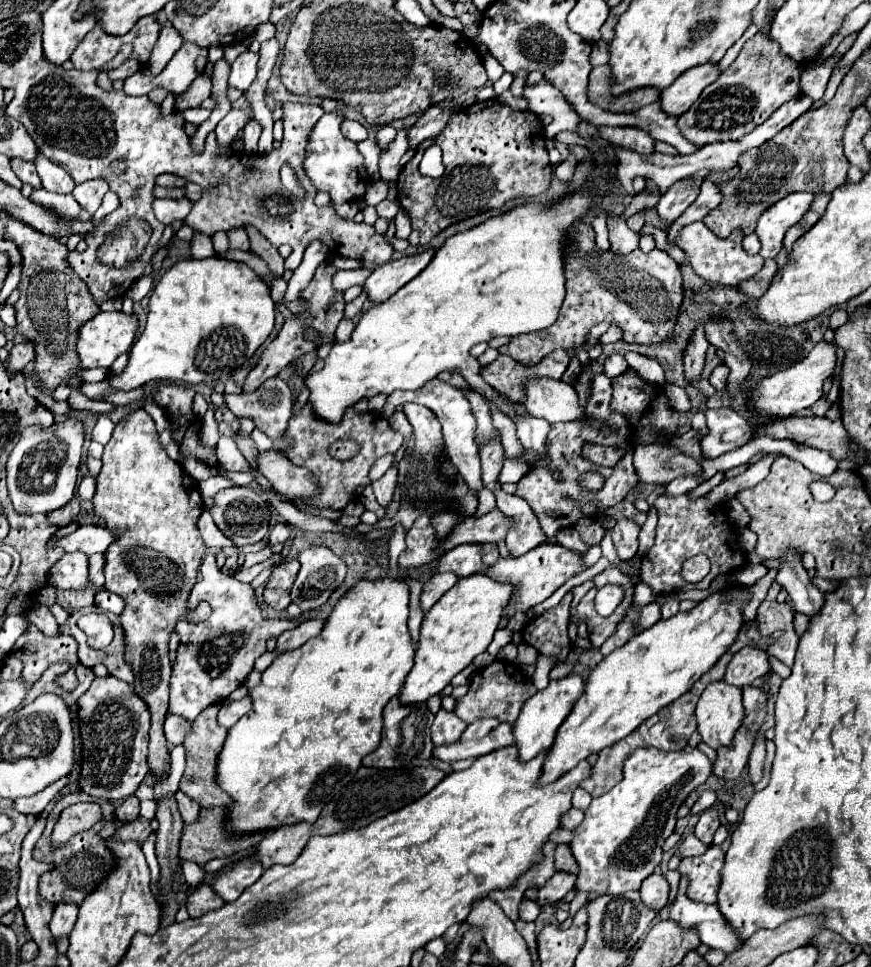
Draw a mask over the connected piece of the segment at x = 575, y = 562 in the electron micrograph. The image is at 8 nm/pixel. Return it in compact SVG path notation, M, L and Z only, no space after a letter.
M542 543L542 545L534 547L532 551L528 551L522 557L498 559L498 563L494 563L490 567L488 575L494 577L496 581L508 581L514 587L520 587L520 597L518 597L518 603L516 603L516 611L526 613L530 607L542 603L544 599L548 599L568 579L582 573L584 571L584 561L582 559L584 559L582 553L566 549L560 543Z

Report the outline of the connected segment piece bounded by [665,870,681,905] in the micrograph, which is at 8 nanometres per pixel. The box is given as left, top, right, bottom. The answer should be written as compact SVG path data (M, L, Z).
M670 870L665 874L665 877L670 884L670 893L667 905L671 905L676 899L681 875L678 870Z

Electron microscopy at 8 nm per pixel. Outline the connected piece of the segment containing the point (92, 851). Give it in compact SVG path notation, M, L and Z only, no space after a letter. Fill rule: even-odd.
M80 791L80 793L68 793L68 795L64 795L60 801L56 801L54 809L48 813L46 827L44 827L44 831L42 831L42 837L38 839L38 843L36 843L36 847L34 847L34 859L40 859L42 863L52 865L52 869L46 871L46 873L42 875L42 879L40 879L40 883L38 883L38 895L42 895L42 899L46 899L46 901L52 903L52 905L58 905L60 901L66 901L66 903L70 901L70 903L80 905L80 903L86 899L86 895L94 893L94 889L98 887L98 883L102 883L102 881L110 875L110 871L114 871L114 867L116 867L116 857L114 857L114 853L108 849L106 839L100 837L100 831L106 827L106 823L108 823L110 819L114 819L114 805L112 805L108 799L98 799L98 797L92 797L92 795L84 793L84 791ZM72 799L74 799L74 803L78 803L78 801L94 801L94 803L98 803L98 805L102 807L104 817L102 817L102 821L100 821L98 825L94 825L90 831L84 831L84 833L80 833L80 835L74 835L66 845L62 845L62 847L52 847L52 845L50 845L50 833L52 833L52 825L54 825L54 813L56 813L56 811L60 813L64 807L72 805Z

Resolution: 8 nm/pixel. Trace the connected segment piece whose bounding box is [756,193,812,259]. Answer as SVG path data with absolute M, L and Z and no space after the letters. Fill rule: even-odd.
M794 193L764 211L756 227L756 235L762 243L760 255L764 259L774 259L780 253L784 233L802 219L810 207L810 201L812 193Z

